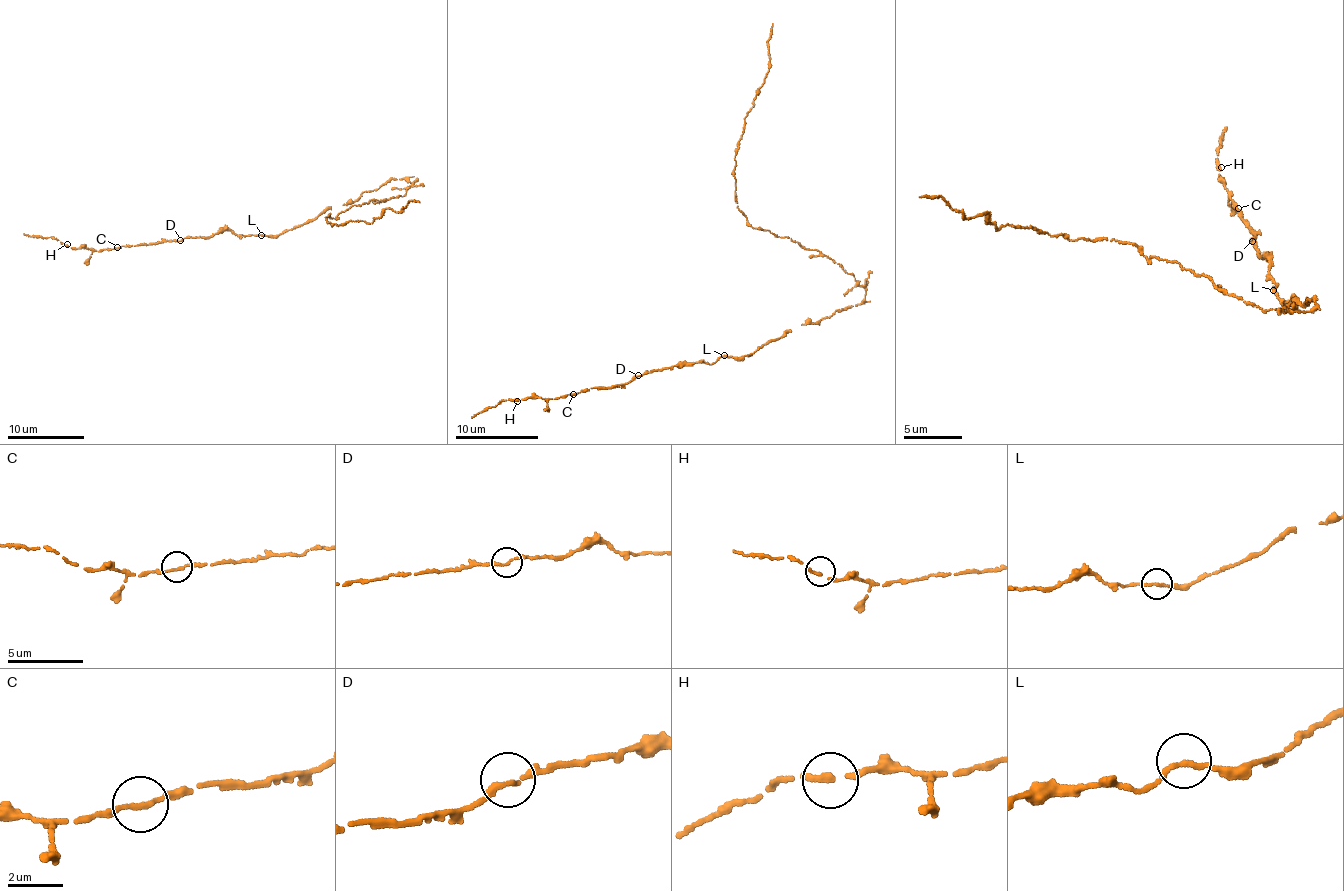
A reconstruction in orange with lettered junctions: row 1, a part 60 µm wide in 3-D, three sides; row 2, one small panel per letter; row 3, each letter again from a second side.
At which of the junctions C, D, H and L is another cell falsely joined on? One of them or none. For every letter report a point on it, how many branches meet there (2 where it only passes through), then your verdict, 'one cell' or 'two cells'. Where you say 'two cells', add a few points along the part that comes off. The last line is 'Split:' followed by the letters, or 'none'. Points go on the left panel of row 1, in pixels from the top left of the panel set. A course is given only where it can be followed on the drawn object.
C: at (117, 247); 2 branches meet; one cell
D: at (180, 240); 2 branches meet; one cell
H: at (67, 244); 2 branches meet; one cell
L: at (261, 235); 2 branches meet; one cell
Split: none

